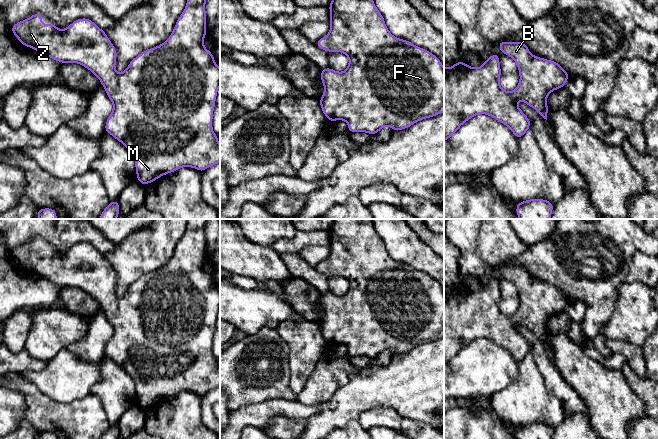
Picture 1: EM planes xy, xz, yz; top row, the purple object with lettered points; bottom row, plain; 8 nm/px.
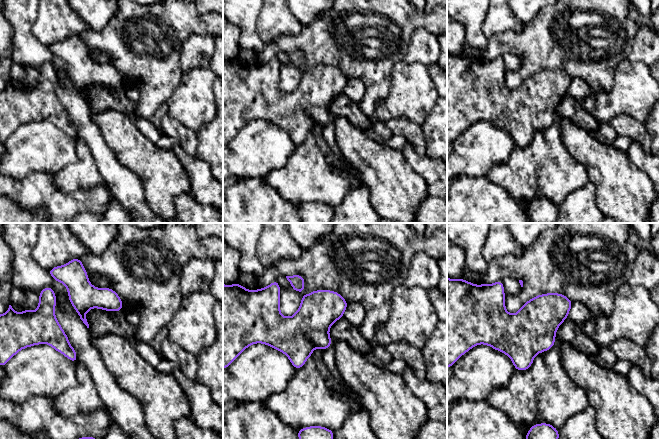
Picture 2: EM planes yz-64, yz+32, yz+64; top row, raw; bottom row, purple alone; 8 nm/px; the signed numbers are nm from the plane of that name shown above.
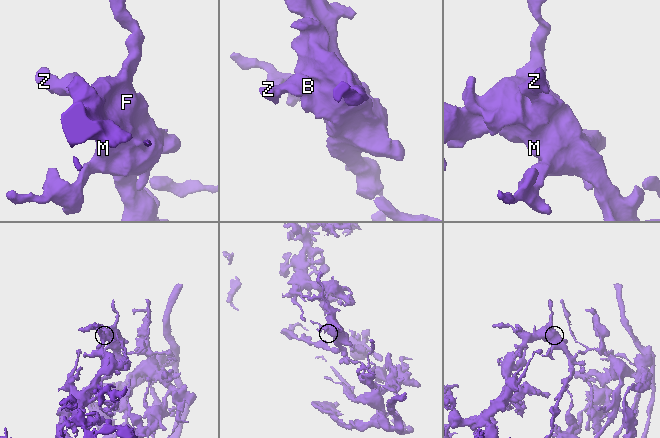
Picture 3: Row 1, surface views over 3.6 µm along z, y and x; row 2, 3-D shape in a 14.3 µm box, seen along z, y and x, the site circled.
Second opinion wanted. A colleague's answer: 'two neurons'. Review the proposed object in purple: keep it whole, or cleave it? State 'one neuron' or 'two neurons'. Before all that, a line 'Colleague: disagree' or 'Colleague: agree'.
Colleague: disagree
one neuron

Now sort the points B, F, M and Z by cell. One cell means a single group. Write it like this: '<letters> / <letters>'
B F M Z

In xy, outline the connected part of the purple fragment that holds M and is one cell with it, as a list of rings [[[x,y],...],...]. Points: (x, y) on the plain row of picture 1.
[[[188,219],[186,231],[177,243],[169,262],[159,270],[144,274],[131,284],[125,295],[120,298],[115,292],[116,272],[105,255],[88,242],[77,243],[61,254],[53,247],[43,248],[42,238],[35,237],[11,251],[12,257],[22,269],[33,272],[59,287],[81,288],[100,304],[113,328],[112,337],[105,347],[105,357],[112,359],[131,376],[135,382],[137,405],[145,410],[182,391],[204,396],[220,387],[220,368],[212,352],[213,335],[220,310],[220,292],[212,276],[207,274],[203,267],[207,258],[205,228],[208,220]]]

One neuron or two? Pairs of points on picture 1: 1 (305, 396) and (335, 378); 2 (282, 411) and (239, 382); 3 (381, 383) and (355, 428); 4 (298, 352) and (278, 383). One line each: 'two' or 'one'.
1: one
2: two
3: two
4: two

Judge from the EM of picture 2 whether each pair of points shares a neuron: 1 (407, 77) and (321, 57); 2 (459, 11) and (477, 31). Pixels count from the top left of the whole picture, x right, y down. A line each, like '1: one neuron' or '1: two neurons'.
1: two neurons
2: one neuron

